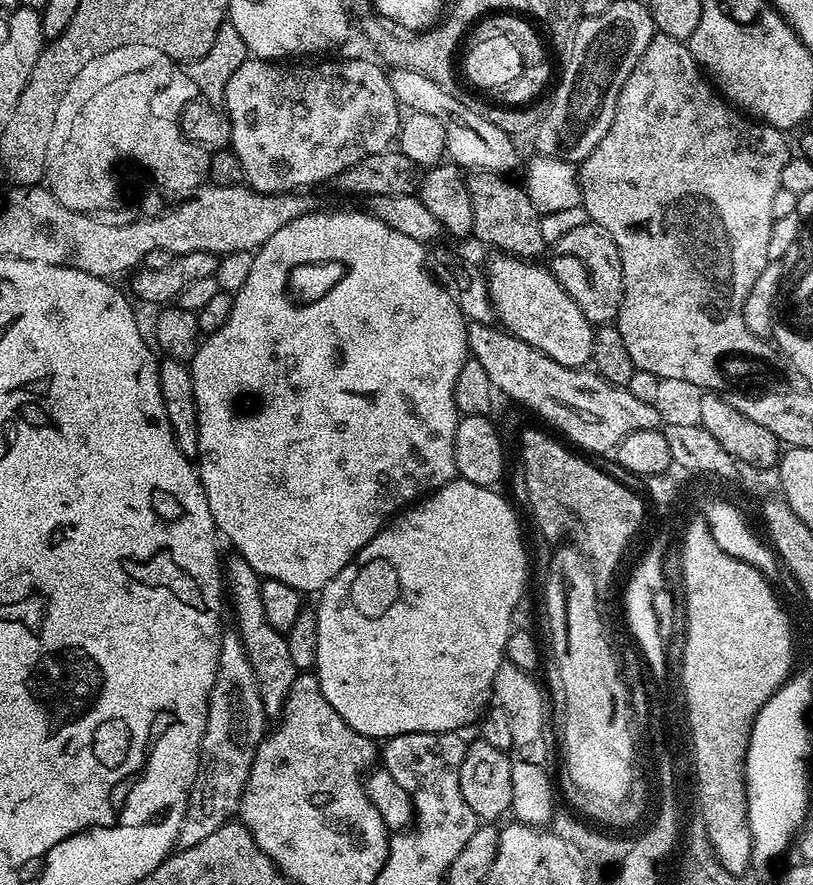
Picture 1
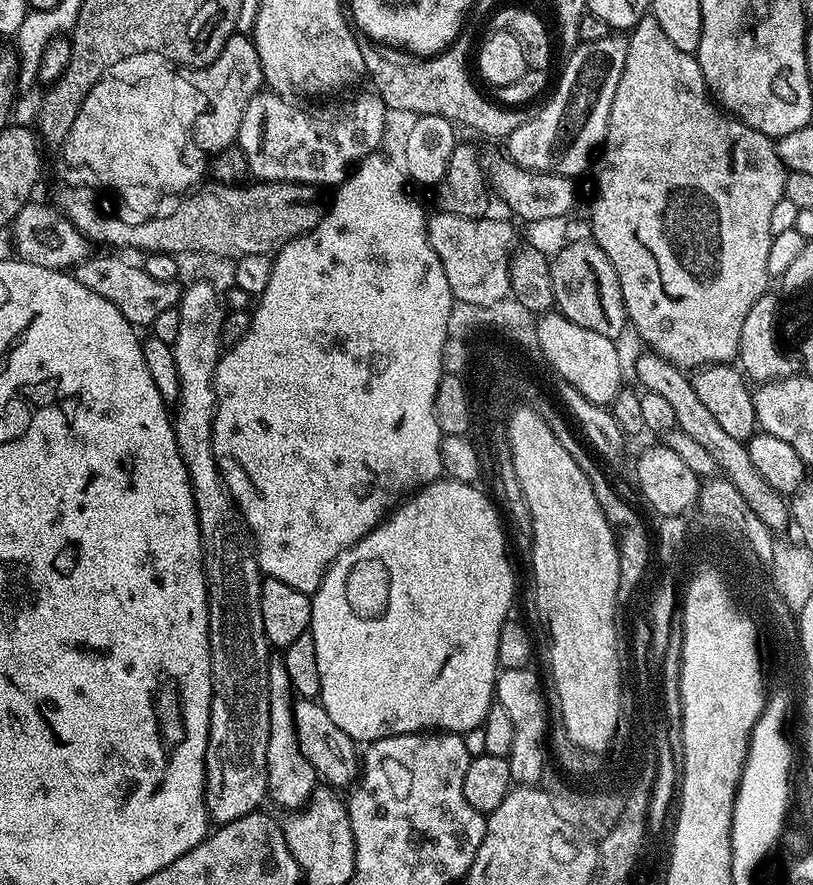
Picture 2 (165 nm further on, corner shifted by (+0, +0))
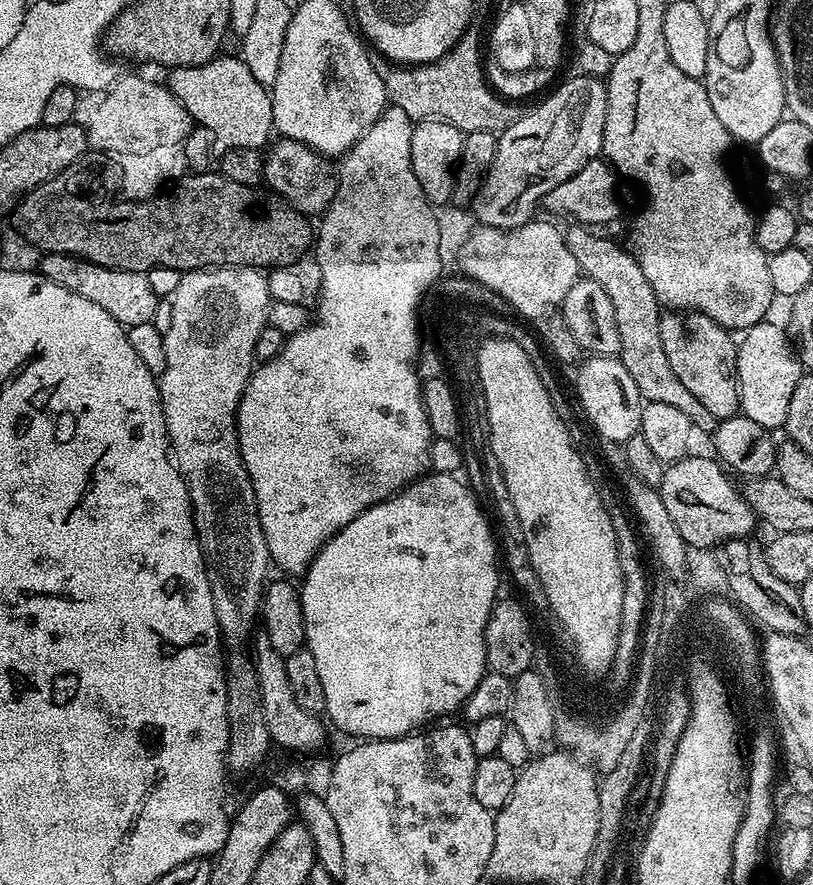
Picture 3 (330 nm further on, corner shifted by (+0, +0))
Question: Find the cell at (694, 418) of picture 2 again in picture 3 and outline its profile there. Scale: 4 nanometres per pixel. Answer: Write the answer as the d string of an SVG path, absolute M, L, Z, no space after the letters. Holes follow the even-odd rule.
M576 222L572 229L564 232L566 246L570 246L570 254L580 263L581 273L594 278L602 290L606 290L606 298L614 305L614 319L618 321L618 338L620 350L618 359L630 370L630 378L634 378L634 386L638 386L641 397L647 402L666 402L666 406L675 406L686 418L690 418L693 429L700 428L705 434L711 433L717 425L714 414L678 382L678 374L666 359L666 350L662 350L662 334L660 318L662 305L657 300L650 282L646 282L646 274L642 274L642 266L638 266L635 256L627 247L615 244L615 239L590 234L587 226Z

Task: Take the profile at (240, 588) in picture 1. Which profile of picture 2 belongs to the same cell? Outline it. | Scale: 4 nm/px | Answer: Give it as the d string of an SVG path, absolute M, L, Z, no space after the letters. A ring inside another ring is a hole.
M274 658L269 661L267 678L270 694L270 733L267 739L268 796L278 805L288 808L287 811L299 811L307 805L315 793L318 777L314 768L306 762L298 744L297 727L294 726L293 716L294 693L283 659Z

